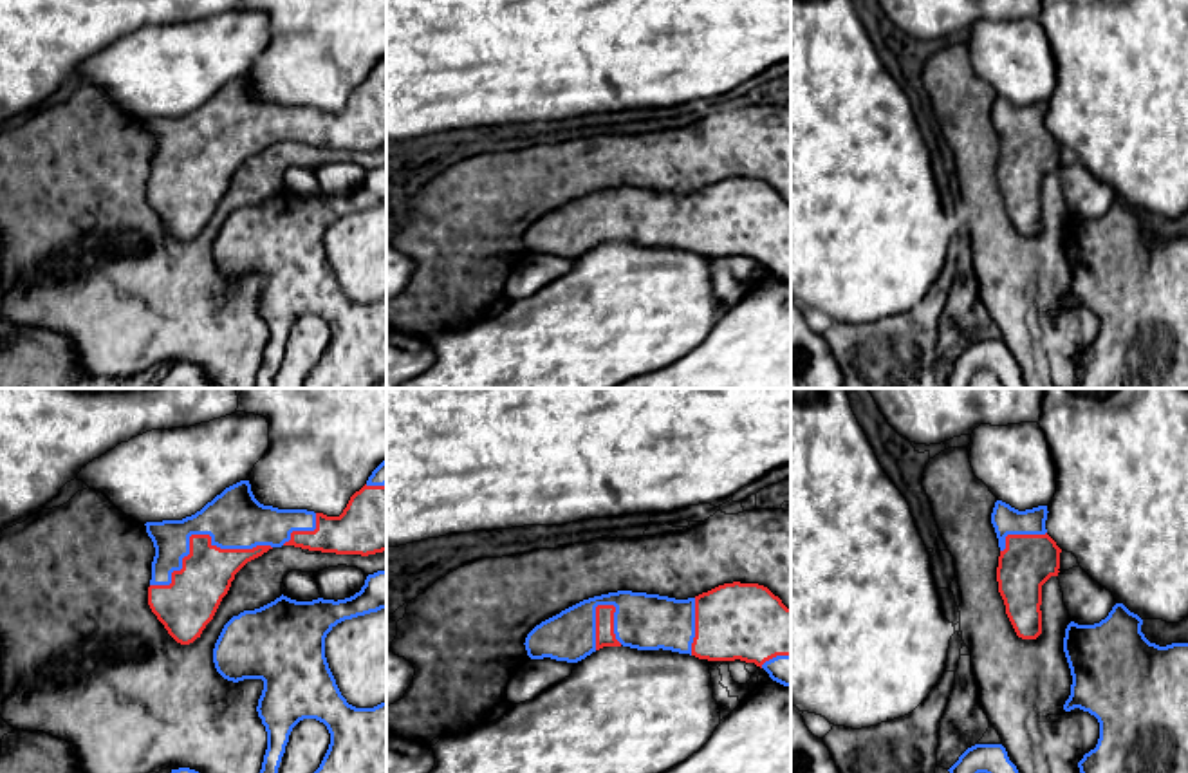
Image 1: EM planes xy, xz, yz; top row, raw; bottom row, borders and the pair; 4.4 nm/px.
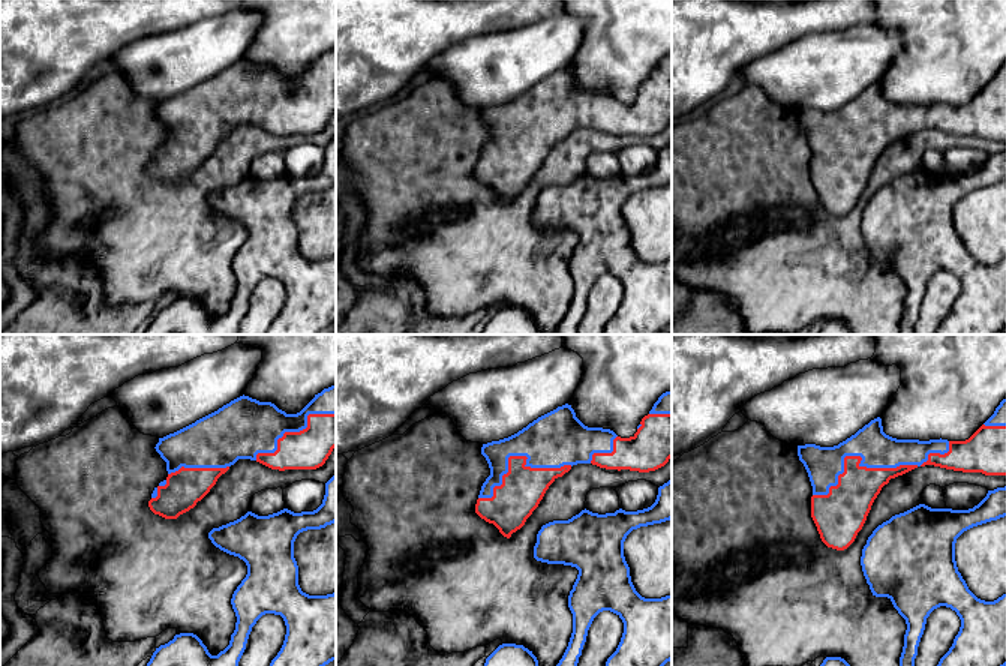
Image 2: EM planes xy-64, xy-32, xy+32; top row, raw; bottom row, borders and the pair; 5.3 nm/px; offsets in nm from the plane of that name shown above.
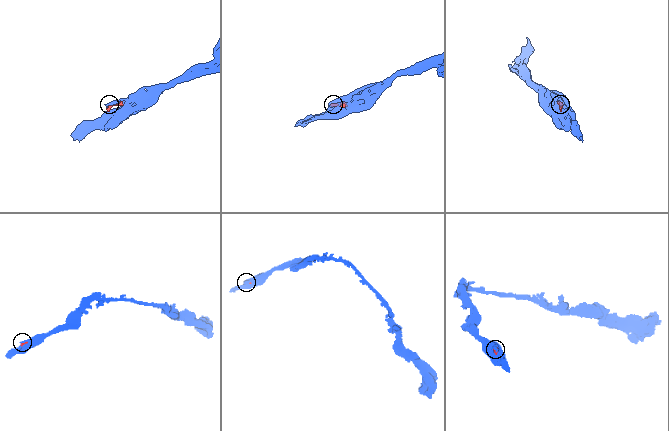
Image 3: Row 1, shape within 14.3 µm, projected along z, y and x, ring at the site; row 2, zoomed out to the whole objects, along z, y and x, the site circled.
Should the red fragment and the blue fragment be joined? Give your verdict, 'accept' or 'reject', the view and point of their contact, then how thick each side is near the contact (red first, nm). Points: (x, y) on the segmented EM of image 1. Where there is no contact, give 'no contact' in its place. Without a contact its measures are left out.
accept; contact xy (197, 535); calibres 240 and 260 nm

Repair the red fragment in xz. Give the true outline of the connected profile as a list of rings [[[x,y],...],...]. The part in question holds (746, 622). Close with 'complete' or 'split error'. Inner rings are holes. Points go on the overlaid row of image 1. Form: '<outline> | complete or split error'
[[[724,583],[688,600],[632,591],[594,596],[536,625],[524,645],[531,659],[567,663],[621,645],[740,659],[791,686],[791,609],[758,583]]] | split error

